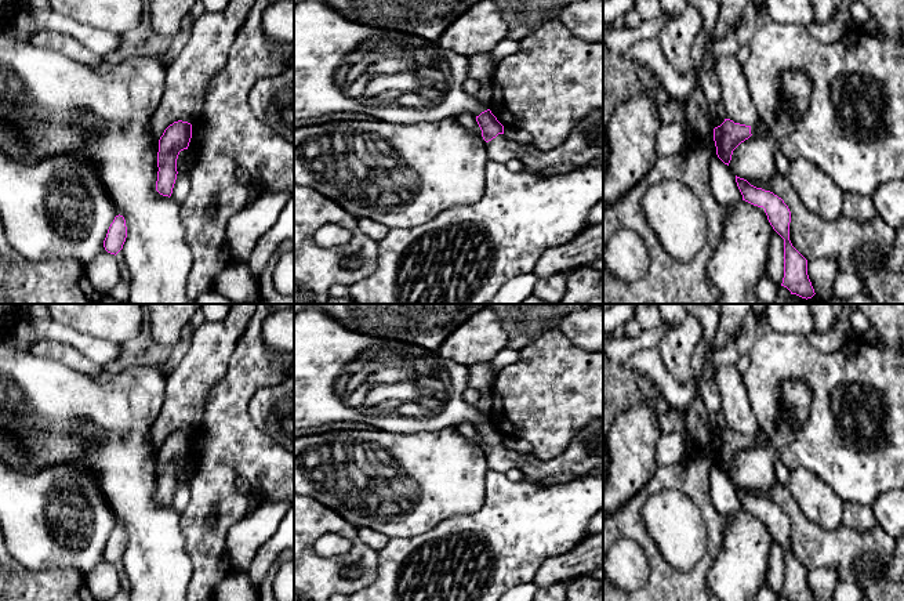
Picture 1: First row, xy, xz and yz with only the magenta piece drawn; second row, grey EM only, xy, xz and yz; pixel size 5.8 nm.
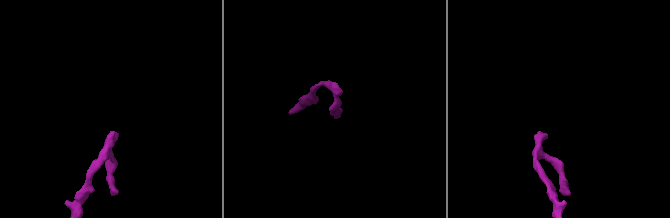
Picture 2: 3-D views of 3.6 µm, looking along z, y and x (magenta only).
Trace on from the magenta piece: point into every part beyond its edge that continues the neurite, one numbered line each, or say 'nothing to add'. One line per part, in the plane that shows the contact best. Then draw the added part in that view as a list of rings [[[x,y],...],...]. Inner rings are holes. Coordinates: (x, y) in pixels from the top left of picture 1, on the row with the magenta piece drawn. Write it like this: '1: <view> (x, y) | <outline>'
1: xz (585, 141) | [[[596,109],[587,115],[573,127],[567,140],[552,151],[522,148],[504,134],[498,134],[486,145],[489,159],[507,163],[519,158],[531,171],[558,164],[588,166],[593,159],[603,159],[603,111]]]

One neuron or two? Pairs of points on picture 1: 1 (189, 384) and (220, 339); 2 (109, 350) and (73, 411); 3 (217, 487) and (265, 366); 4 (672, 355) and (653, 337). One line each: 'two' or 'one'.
1: one
2: two
3: one
4: two

